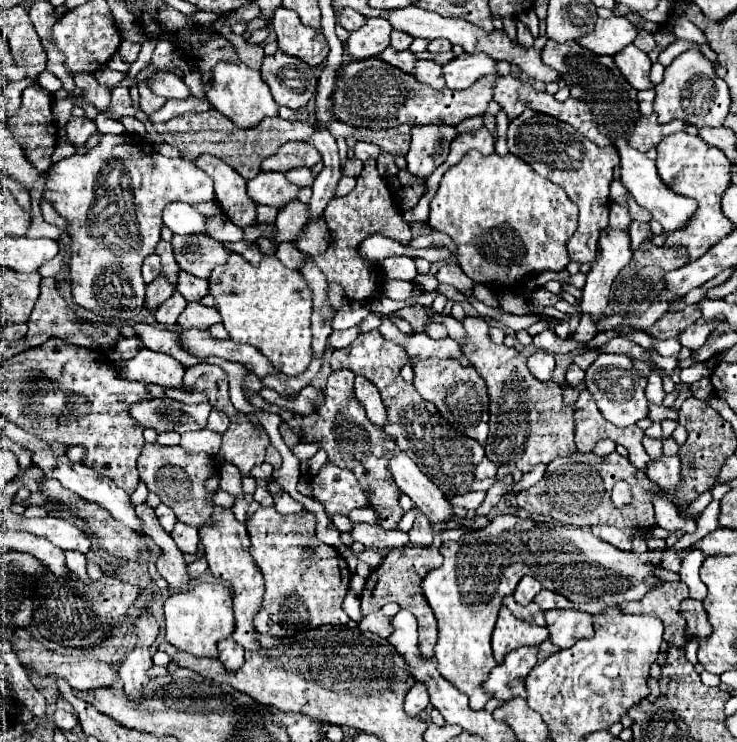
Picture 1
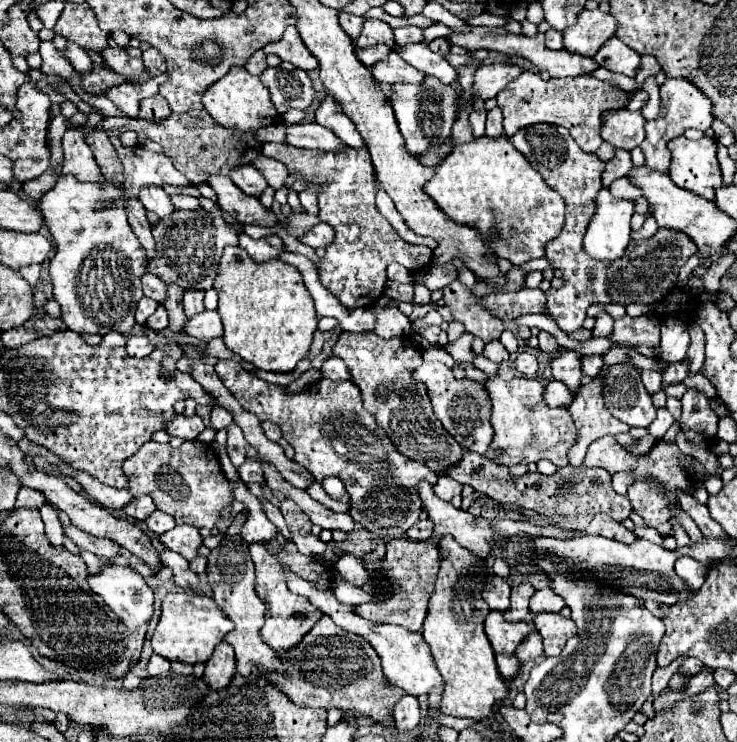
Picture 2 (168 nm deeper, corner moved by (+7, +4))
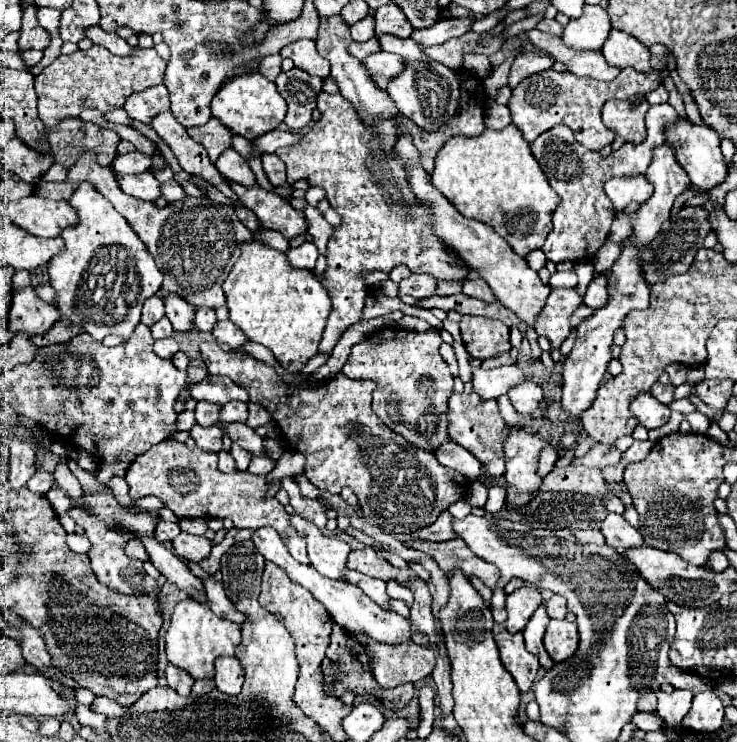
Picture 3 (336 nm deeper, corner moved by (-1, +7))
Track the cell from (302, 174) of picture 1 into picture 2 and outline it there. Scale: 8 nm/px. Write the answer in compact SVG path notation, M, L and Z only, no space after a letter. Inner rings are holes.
M260 155L254 163L252 163L264 177L266 177L266 181L268 181L268 185L270 187L274 187L274 189L280 189L280 187L284 187L286 185L286 179L288 179L288 169L286 169L286 165L284 163L280 163L280 161L276 161L276 159L268 159L268 157L264 157L264 155Z

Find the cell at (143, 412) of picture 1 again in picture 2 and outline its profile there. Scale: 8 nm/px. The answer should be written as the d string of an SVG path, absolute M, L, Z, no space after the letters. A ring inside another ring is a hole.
M176 413L172 417L172 423L166 425L168 435L176 435L176 437L182 437L186 441L196 439L200 431L204 431L204 423L202 423L202 419L198 415L186 417L184 413Z

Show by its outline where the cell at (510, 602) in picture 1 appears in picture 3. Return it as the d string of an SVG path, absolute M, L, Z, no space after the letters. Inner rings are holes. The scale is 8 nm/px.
M454 538L454 540L448 540L448 542L406 540L404 546L430 554L444 572L458 568L468 576L480 578L492 590L498 586L500 572L496 570L496 566L484 562L482 558L476 558L476 554L472 554L472 550L468 550L468 546L464 544L462 538Z

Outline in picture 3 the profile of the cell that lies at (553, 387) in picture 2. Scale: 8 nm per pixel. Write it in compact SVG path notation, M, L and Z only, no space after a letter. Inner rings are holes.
M526 380L520 386L512 388L508 392L508 398L510 398L510 402L512 402L516 412L528 416L528 414L532 414L540 406L540 402L544 398L544 390L540 386L536 386L536 384Z

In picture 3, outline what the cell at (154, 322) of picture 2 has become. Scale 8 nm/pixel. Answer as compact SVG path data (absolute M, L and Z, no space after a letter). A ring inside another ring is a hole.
M164 316L162 320L158 320L152 328L152 336L158 340L158 338L170 338L172 336L172 324L168 322L168 318Z

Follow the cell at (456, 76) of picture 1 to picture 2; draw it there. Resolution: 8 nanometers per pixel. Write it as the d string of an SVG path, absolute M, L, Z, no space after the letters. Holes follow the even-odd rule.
M414 43L414 45L404 45L400 51L400 57L414 65L416 69L424 71L426 75L434 75L438 77L442 83L454 85L458 81L458 71L438 53L430 51L428 45L424 43Z

